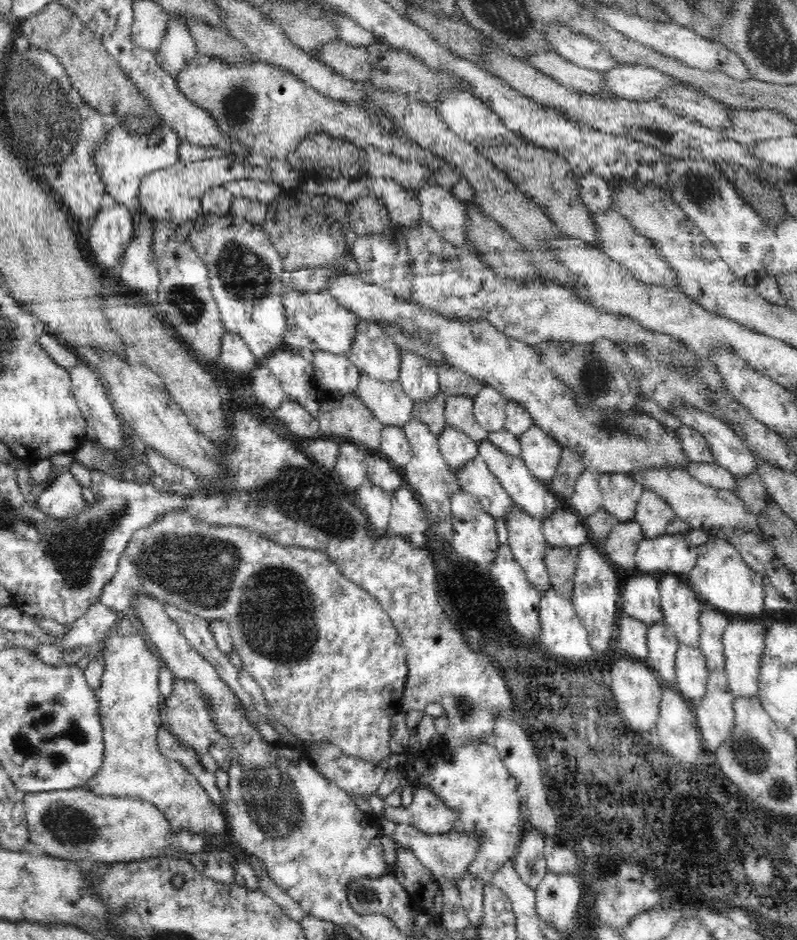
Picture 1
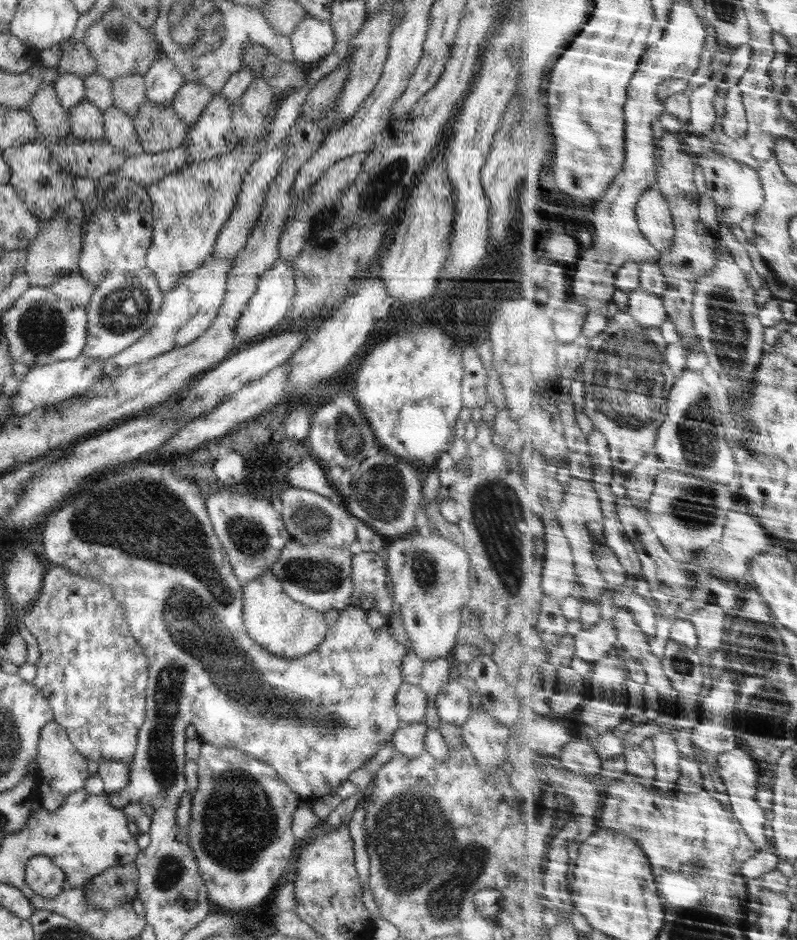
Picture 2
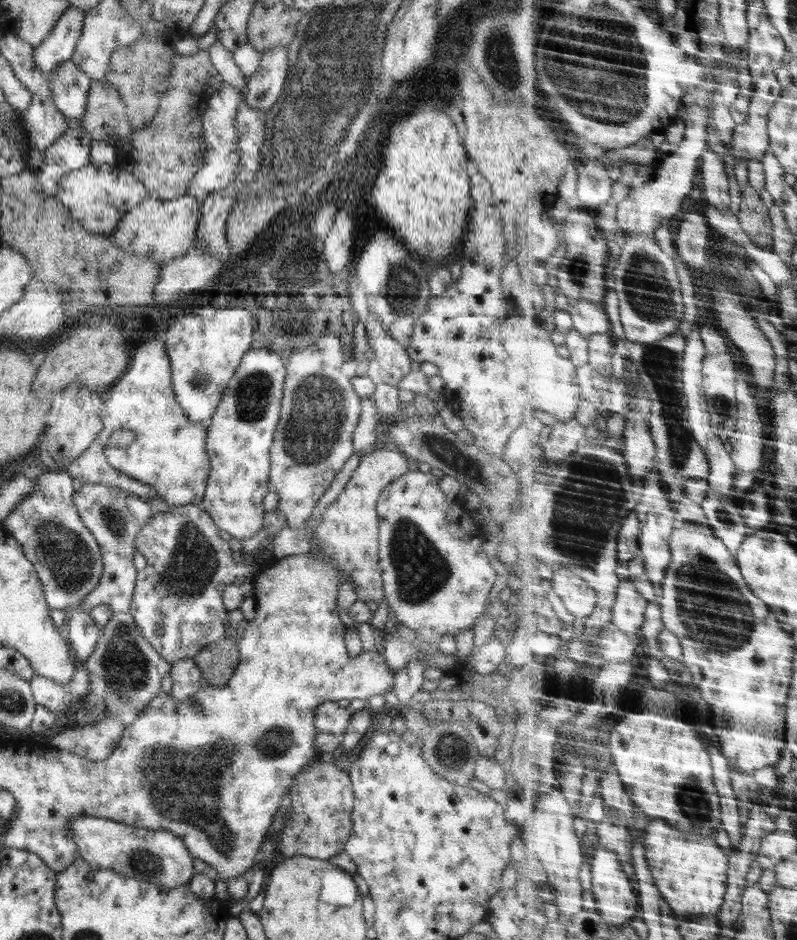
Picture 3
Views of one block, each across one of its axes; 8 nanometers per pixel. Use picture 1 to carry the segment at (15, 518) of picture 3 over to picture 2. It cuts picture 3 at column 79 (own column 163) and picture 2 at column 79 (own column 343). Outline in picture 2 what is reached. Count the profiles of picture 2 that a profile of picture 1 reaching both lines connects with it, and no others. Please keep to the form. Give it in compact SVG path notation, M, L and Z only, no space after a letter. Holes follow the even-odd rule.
M53 565L45 572L38 600L22 614L21 621L39 646L40 659L35 664L37 671L32 683L46 698L53 721L66 730L70 741L87 759L130 764L137 748L138 732L145 722L148 657L130 633L124 607L114 599L114 589L102 581Z

